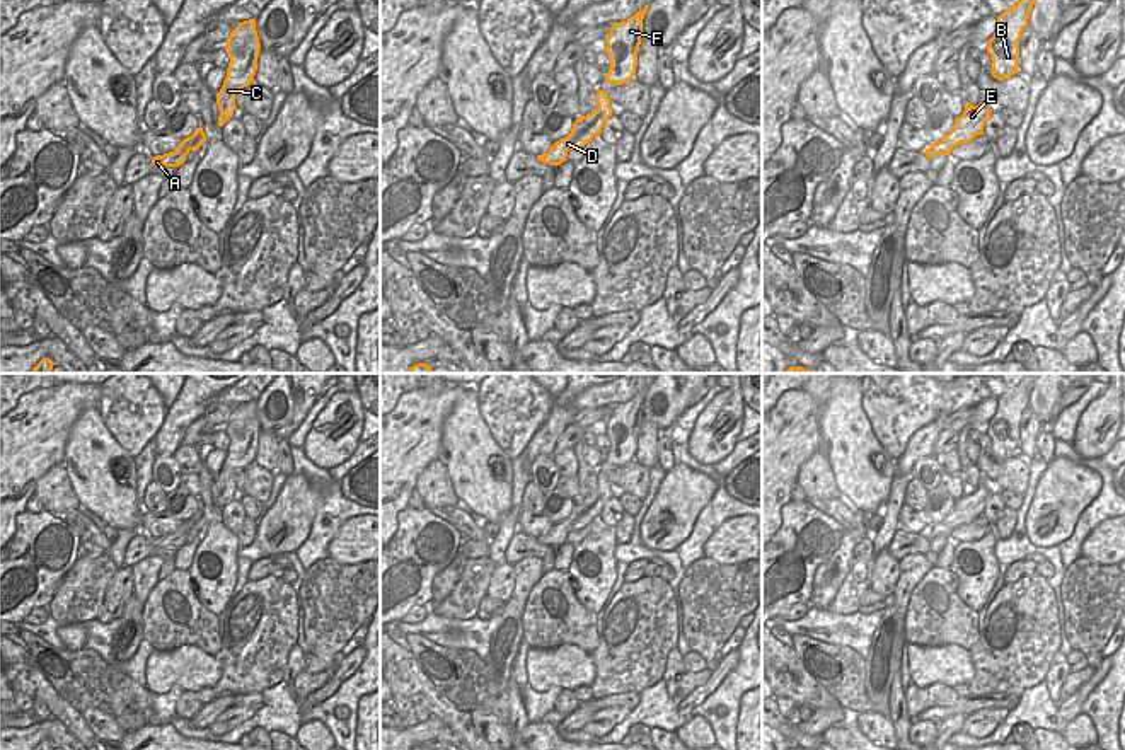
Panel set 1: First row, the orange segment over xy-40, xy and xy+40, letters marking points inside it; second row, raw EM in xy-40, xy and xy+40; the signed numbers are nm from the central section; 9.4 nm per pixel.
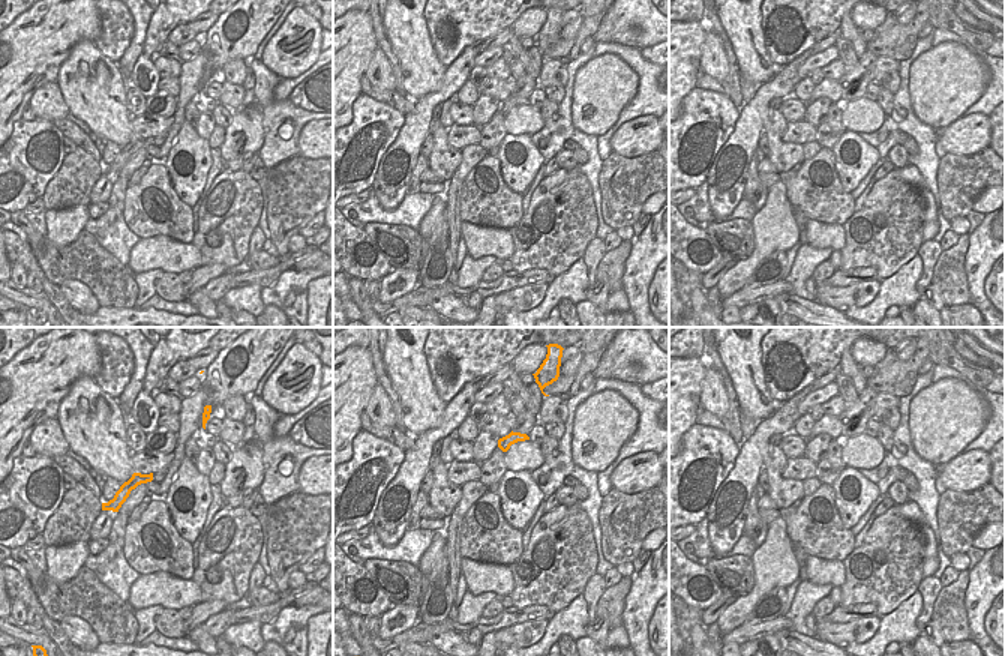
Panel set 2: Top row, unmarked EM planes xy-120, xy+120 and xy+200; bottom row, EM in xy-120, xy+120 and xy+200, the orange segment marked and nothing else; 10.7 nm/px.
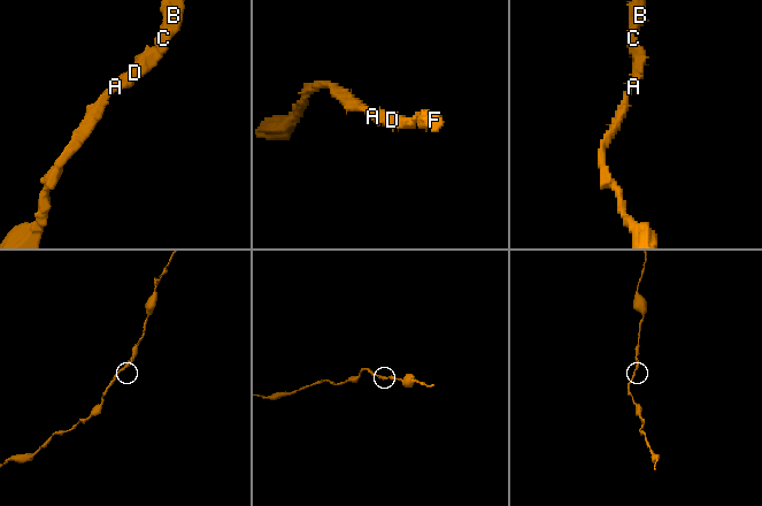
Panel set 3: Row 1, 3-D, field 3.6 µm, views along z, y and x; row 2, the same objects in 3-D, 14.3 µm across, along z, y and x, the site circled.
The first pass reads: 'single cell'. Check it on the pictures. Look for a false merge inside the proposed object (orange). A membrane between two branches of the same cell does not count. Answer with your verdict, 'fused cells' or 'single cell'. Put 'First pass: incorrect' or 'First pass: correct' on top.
First pass: correct
single cell

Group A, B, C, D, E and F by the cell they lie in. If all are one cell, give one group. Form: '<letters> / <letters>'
A B C D E F

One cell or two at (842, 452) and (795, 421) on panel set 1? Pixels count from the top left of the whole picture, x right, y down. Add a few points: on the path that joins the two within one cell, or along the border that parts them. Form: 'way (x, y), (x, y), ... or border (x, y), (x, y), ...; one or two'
border (822, 409), (820, 437); two

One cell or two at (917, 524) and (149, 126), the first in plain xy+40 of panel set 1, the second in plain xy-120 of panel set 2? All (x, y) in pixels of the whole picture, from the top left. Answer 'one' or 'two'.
one

